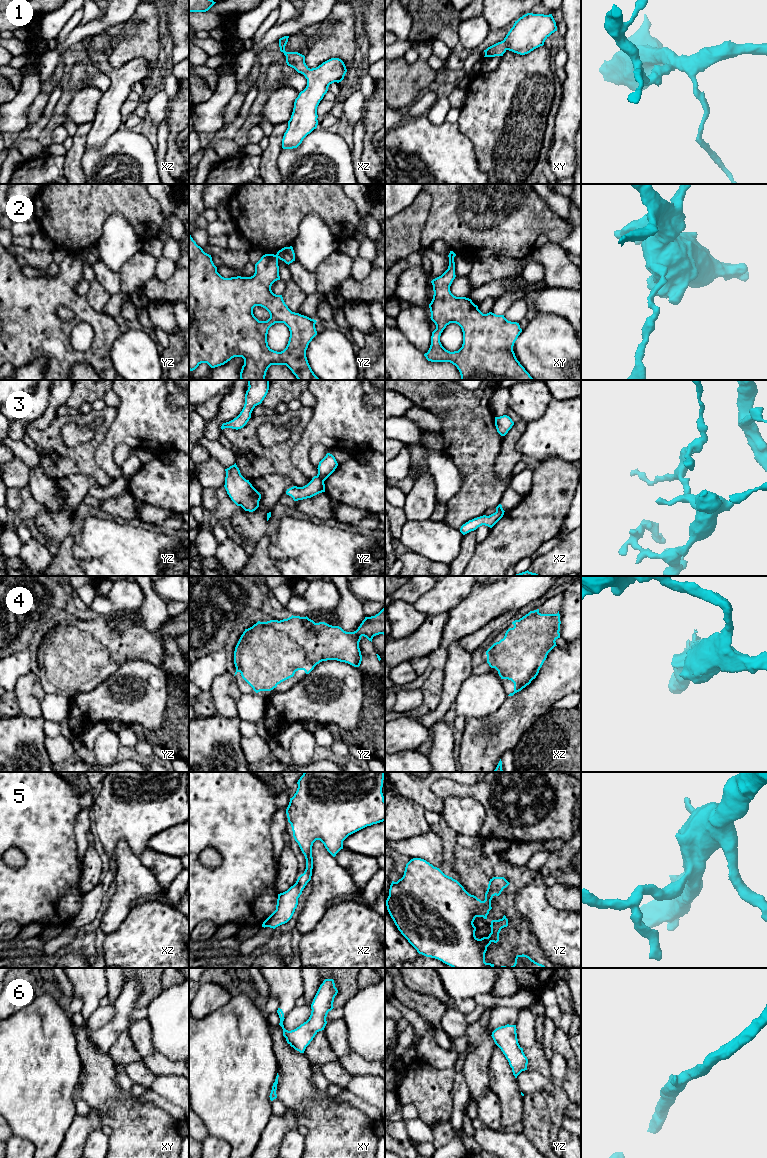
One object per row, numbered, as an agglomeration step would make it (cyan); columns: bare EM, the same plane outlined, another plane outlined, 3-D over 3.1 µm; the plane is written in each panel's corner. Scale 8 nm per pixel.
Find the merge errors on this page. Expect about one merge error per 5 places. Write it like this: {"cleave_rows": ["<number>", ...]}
{"cleave_rows": ["2", "3"]}

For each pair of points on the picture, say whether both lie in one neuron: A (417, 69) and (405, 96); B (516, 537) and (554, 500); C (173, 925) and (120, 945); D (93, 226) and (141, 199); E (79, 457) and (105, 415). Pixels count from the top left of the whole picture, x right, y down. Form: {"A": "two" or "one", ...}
{"A": "one", "B": "one", "C": "one", "D": "one", "E": "one"}

